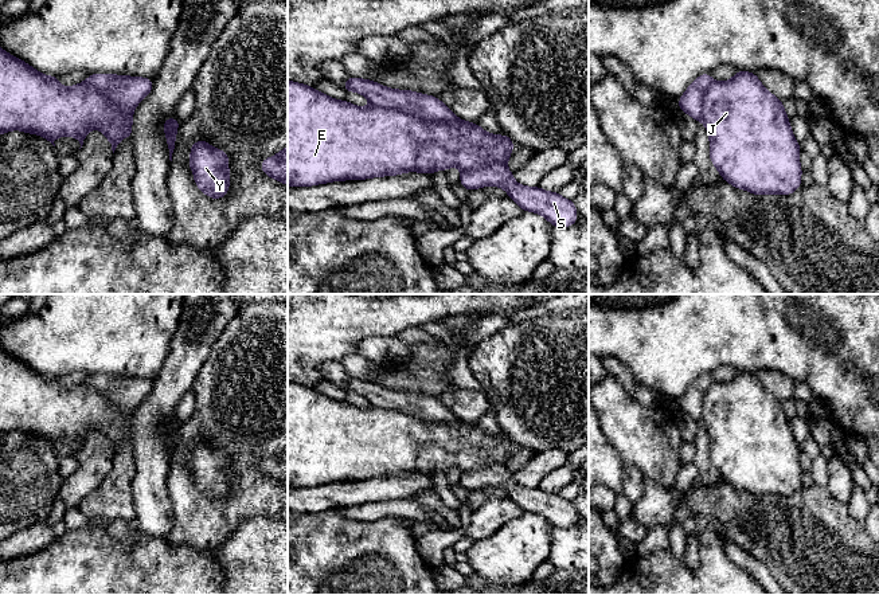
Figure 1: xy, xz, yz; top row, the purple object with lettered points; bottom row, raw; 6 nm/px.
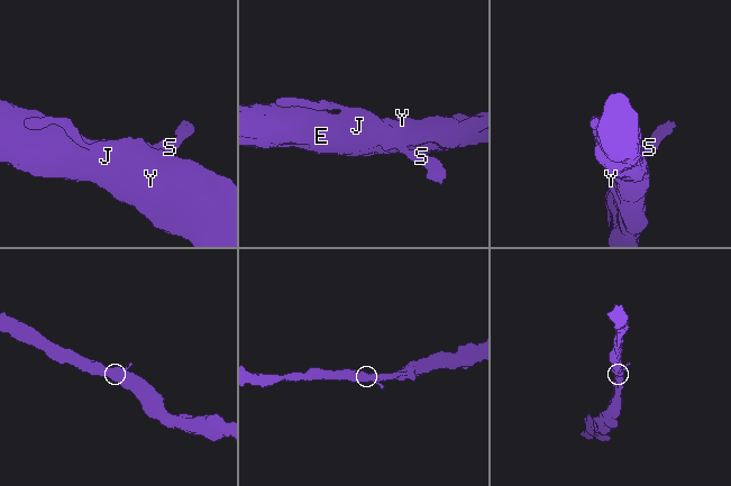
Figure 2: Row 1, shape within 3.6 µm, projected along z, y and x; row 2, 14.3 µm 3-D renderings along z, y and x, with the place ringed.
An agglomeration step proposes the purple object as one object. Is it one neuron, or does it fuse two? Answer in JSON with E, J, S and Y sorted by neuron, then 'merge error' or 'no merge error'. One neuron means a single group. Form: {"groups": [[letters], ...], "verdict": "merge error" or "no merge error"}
{"groups": [["E", "J", "Y"], ["S"]], "verdict": "merge error"}

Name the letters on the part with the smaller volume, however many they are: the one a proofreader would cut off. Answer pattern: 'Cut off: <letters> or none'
Cut off: S

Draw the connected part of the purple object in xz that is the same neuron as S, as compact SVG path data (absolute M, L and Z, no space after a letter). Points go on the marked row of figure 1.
M489 164L462 172L460 184L469 191L487 185L504 188L508 196L520 205L521 211L540 214L554 227L570 227L578 220L573 200L562 197L558 192L517 184L513 173L503 164Z

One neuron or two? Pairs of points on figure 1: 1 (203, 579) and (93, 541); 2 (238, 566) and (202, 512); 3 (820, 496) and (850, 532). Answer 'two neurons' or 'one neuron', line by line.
1: one neuron
2: two neurons
3: one neuron

